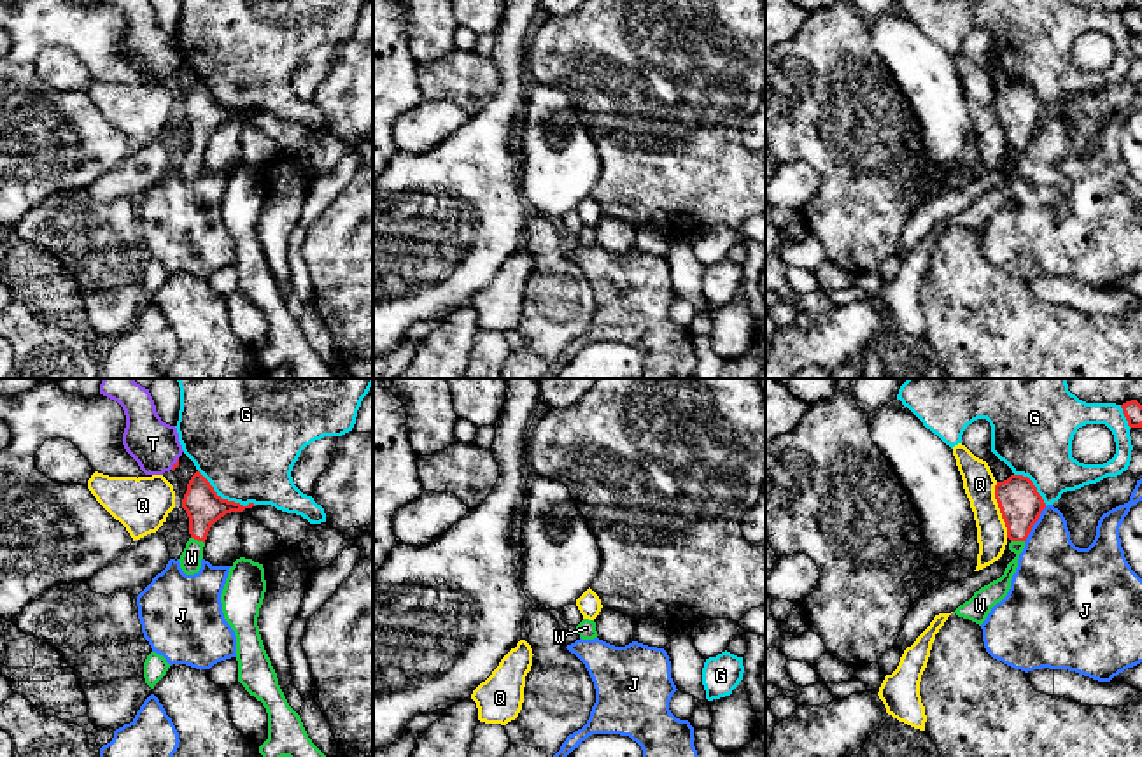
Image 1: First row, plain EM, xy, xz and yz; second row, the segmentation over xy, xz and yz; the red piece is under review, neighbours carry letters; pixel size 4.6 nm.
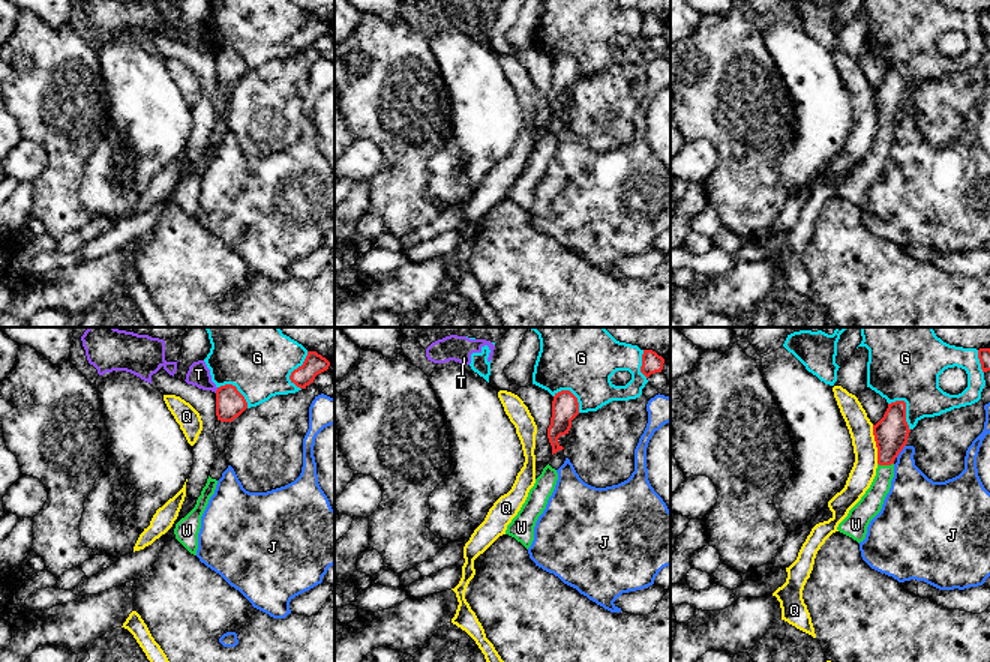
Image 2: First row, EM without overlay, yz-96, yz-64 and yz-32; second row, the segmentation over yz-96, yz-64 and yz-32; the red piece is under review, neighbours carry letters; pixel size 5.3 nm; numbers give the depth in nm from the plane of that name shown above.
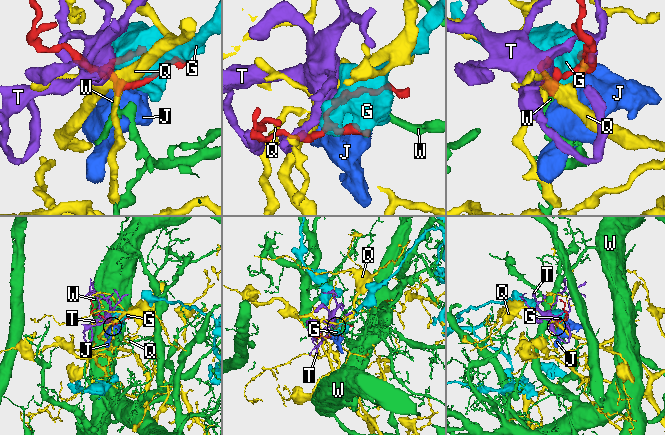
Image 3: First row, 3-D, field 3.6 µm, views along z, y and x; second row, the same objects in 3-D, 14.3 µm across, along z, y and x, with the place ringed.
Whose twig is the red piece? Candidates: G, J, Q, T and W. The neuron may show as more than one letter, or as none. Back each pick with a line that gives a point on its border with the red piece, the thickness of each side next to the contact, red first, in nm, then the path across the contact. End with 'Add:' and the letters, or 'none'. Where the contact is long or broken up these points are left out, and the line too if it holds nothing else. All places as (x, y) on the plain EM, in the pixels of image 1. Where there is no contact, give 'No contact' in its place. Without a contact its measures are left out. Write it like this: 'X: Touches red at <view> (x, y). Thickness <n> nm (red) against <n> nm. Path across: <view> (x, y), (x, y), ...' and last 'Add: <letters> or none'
W: Touches red at xy (198, 148). Thickness 170 nm (red) against 100 nm. Path across: xy (204, 114), (198, 148), (191, 165)
Add: W

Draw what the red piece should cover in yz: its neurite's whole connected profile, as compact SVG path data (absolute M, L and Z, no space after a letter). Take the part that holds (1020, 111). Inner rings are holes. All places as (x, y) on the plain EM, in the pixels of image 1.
M1011 82L1007 88L997 89L995 107L1007 135L1007 145L1011 147L1009 158L1014 159L1016 165L1007 172L1000 186L976 198L969 209L953 219L979 233L986 228L991 216L1007 203L1025 149L1046 116L1033 89L1023 82Z

